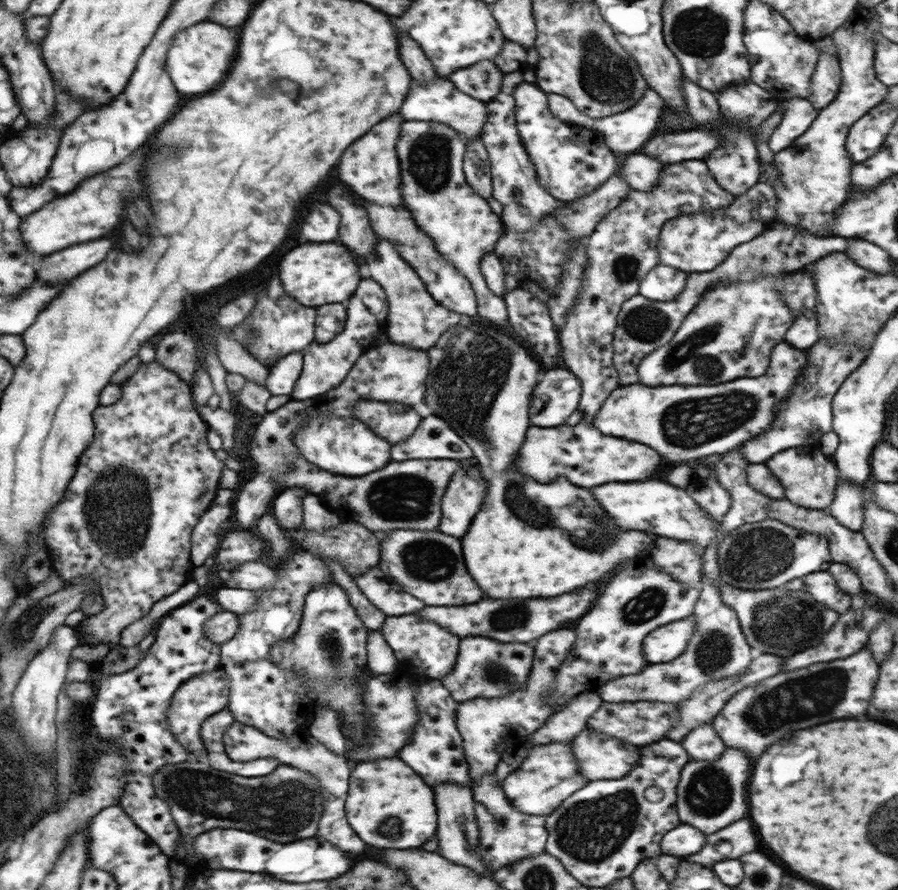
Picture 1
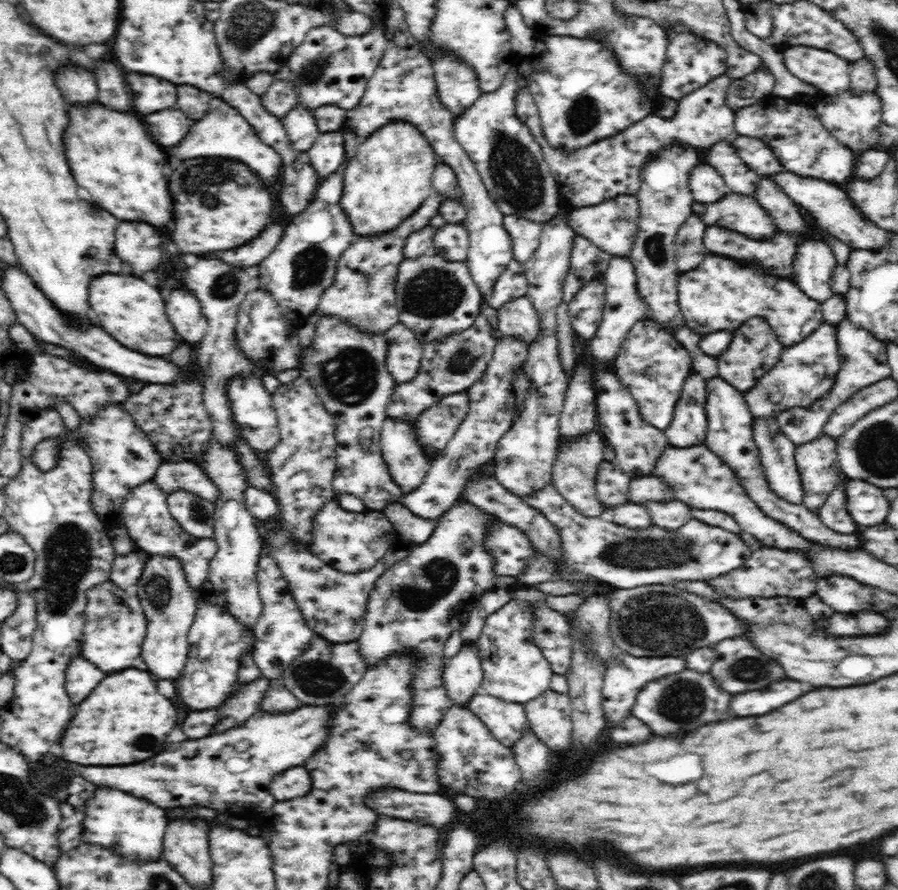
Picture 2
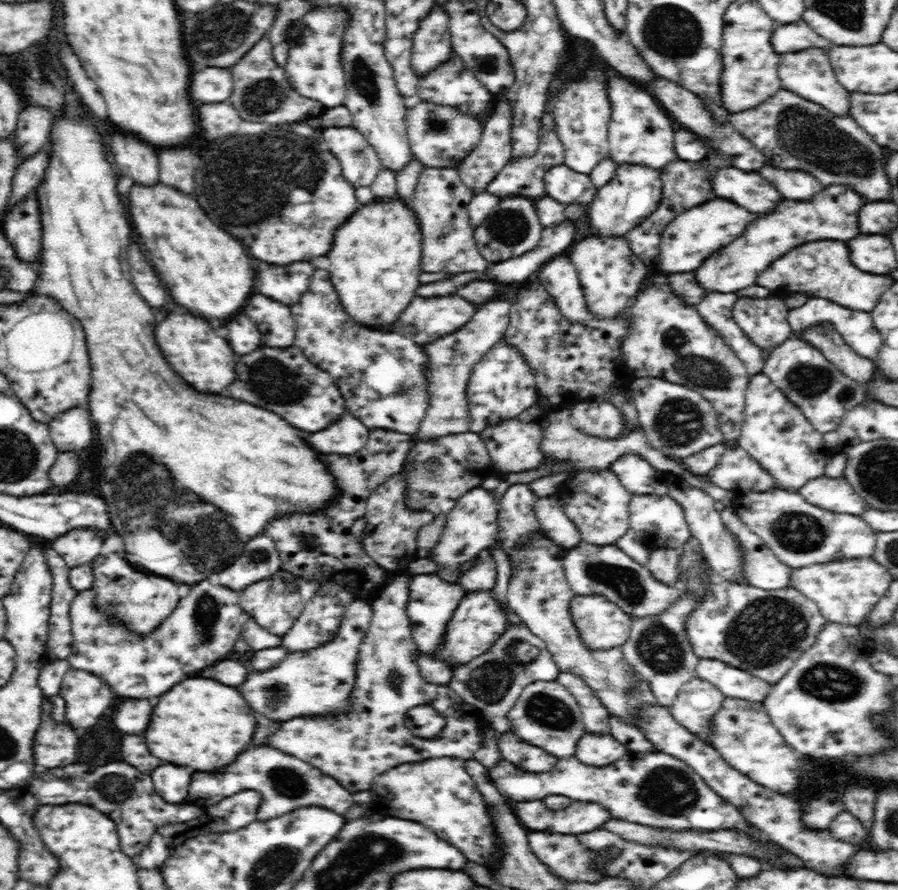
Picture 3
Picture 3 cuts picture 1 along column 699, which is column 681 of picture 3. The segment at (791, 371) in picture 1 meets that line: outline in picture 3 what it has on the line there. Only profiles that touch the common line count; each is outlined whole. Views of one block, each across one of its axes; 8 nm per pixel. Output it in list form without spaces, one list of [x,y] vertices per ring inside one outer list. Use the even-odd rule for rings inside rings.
[[[647,376],[635,377],[630,384],[630,392],[647,441],[662,454],[680,460],[725,442],[712,403],[699,392],[662,378]]]

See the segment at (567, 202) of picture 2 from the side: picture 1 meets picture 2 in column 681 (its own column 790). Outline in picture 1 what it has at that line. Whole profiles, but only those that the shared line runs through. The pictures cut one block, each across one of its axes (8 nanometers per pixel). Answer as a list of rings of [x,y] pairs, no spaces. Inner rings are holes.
[[[786,98],[782,101],[780,109],[784,111],[782,122],[768,140],[770,150],[775,153],[789,147],[796,138],[802,136],[819,112],[810,100],[804,98]]]

